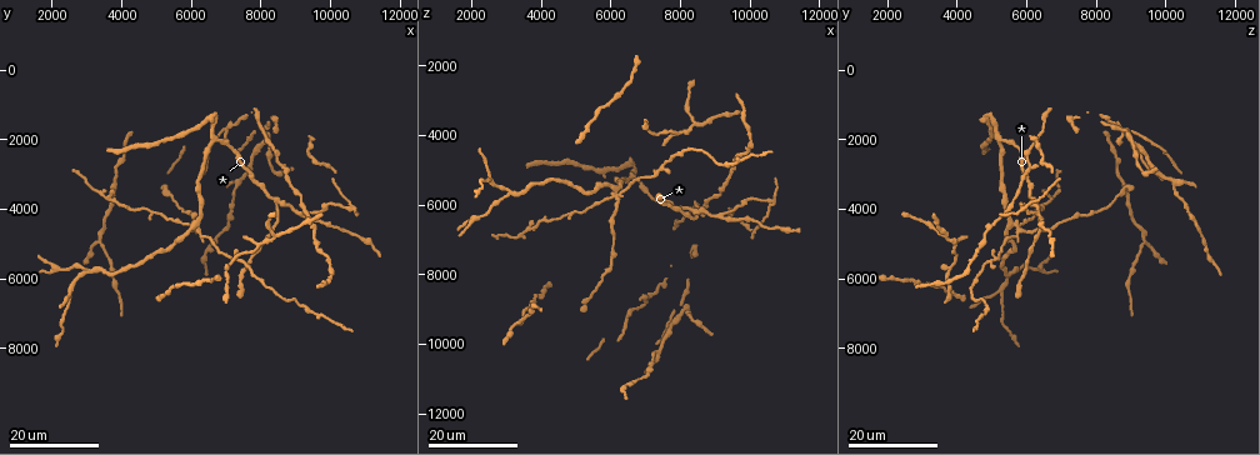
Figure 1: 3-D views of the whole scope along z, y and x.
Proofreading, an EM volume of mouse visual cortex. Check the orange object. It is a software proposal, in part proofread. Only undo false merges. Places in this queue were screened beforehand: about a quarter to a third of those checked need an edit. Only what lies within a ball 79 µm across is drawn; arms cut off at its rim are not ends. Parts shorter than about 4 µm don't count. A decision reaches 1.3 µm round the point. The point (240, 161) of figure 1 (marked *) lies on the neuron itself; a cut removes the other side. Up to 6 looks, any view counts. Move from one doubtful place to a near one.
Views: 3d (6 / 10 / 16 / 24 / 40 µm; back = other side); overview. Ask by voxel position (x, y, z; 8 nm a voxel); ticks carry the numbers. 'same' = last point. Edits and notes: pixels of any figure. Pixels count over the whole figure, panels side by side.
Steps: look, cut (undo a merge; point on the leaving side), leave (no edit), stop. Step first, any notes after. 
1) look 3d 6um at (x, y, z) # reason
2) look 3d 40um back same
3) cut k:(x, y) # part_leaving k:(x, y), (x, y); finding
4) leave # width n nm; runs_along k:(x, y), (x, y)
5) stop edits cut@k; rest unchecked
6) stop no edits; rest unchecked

look 3d 24um at (2500, 6300, 5200) # three-way junction

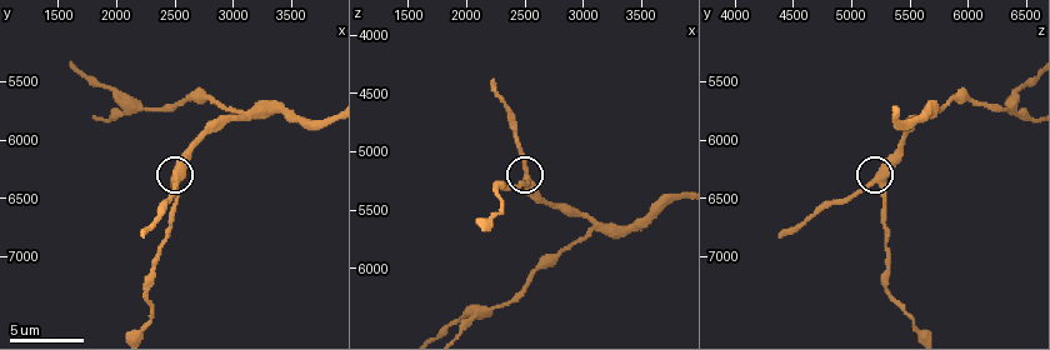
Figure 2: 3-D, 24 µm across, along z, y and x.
look 3d 6um at (2520, 6360, 5200)

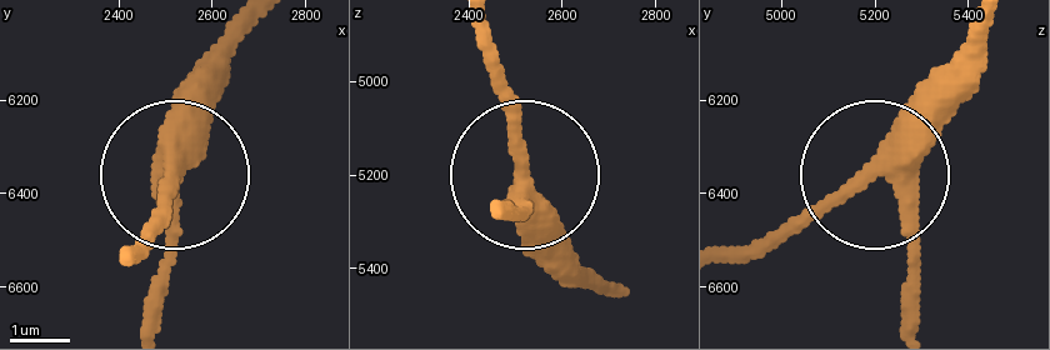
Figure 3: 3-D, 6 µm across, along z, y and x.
leave # arms 3; runs_along 3:(618, 286), (568, 246), (499, 61); continuous, no second neuron

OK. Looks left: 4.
look 3d 6um at (2100, 5740, 6400) # branch point

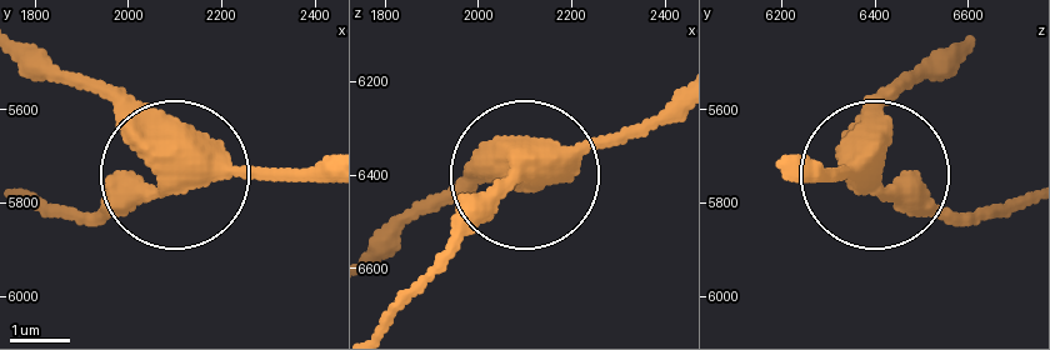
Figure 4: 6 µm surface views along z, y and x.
look 3d 6um back at (2080, 5735, 6405)

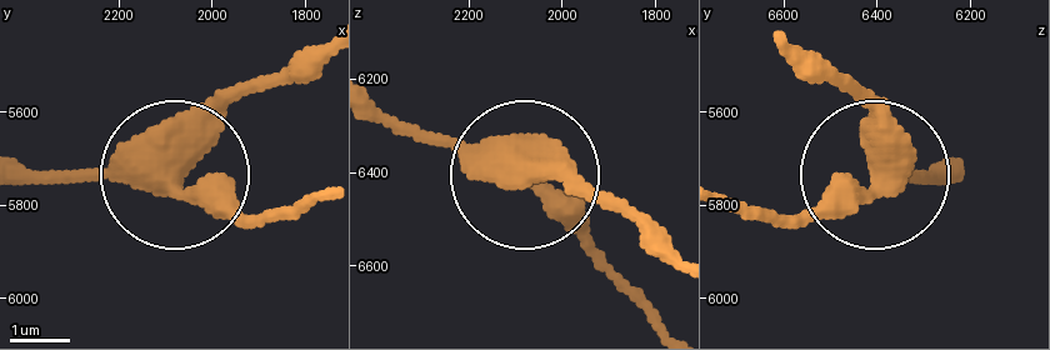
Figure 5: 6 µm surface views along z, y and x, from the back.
leave # arms 3; runs_along 5:(943, 166), (768, 221); one neuron here

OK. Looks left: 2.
look 3d 16um at (9200, 4100, 6300) # a fork

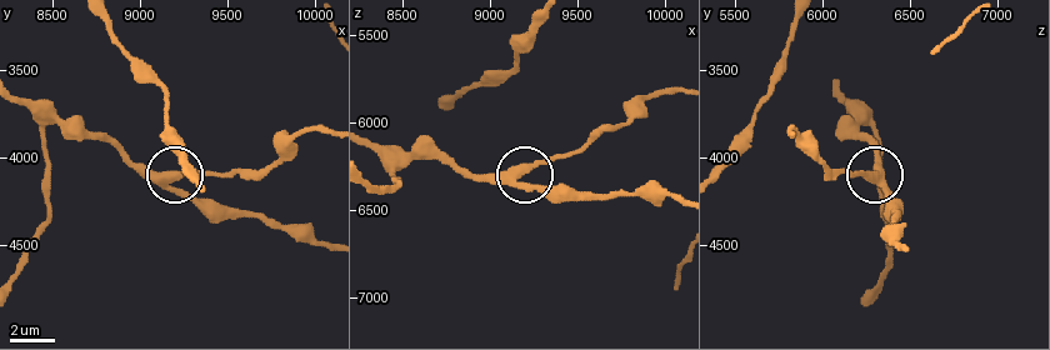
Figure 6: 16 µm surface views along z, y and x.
look 3d 10um at (9180, 4140, 6320)

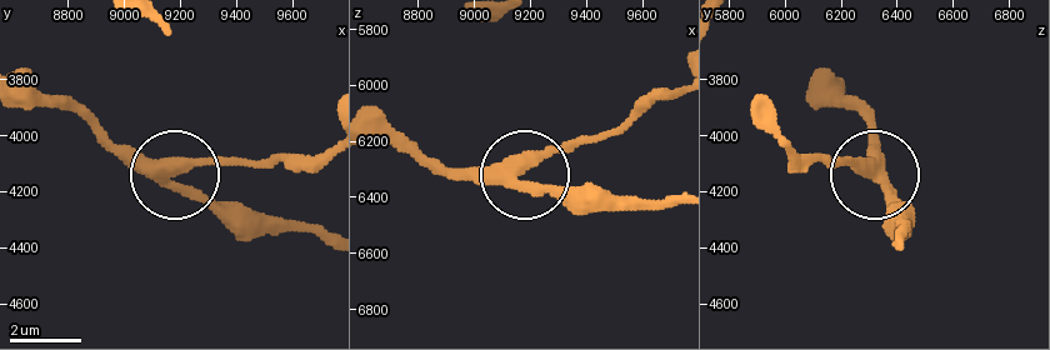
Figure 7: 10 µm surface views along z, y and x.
leave # width 380 nm; all the same neuron

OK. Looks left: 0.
stop no edits; rest unchecked

